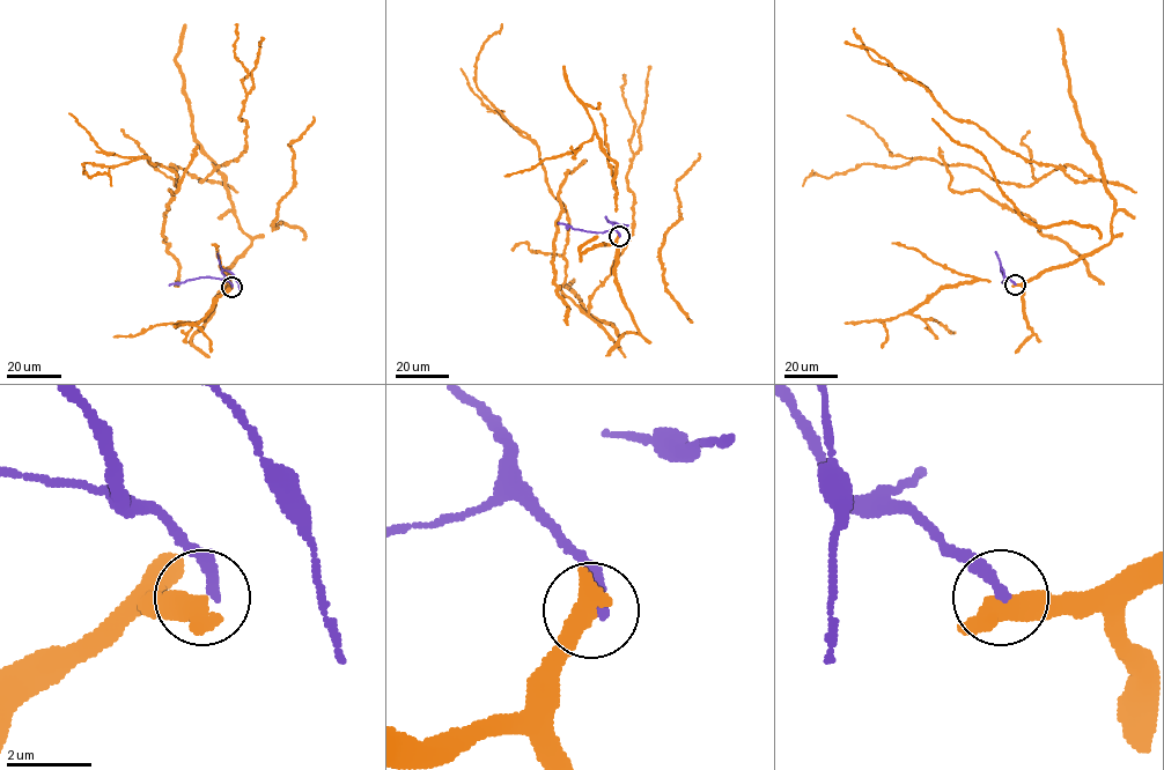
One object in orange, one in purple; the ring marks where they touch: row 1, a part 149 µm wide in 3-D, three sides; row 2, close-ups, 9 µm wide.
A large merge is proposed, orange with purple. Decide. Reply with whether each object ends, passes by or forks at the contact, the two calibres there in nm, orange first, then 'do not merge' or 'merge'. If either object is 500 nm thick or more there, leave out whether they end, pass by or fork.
650/300 nm | do not merge

